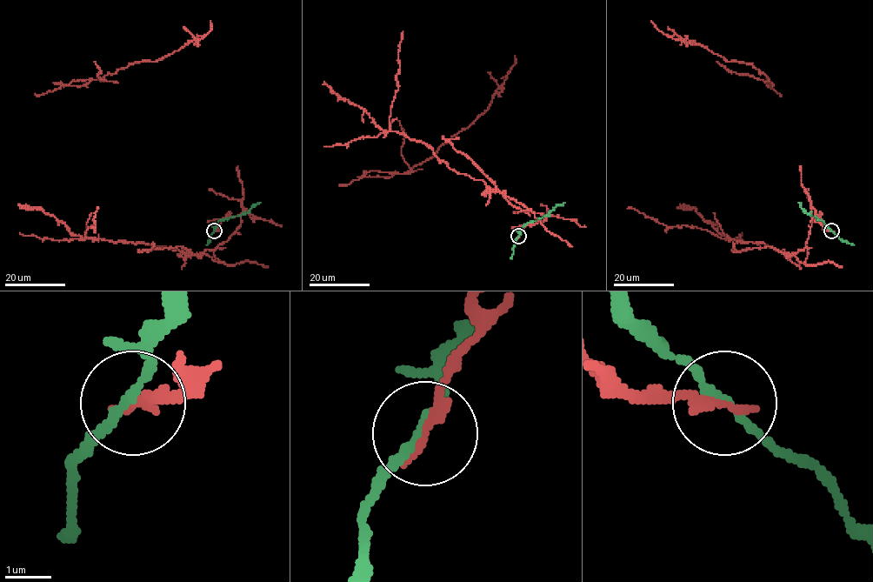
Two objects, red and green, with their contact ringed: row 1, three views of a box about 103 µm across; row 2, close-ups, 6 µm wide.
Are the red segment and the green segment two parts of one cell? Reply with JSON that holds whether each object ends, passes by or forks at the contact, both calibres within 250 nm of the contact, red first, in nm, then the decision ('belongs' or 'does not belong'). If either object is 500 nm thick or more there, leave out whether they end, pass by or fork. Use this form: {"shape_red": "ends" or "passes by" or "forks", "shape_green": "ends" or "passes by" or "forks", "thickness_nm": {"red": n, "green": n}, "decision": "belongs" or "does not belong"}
{"shape_red": "ends", "shape_green": "passes by", "thickness_nm": {"red": 240, "green": 200}, "decision": "does not belong"}

